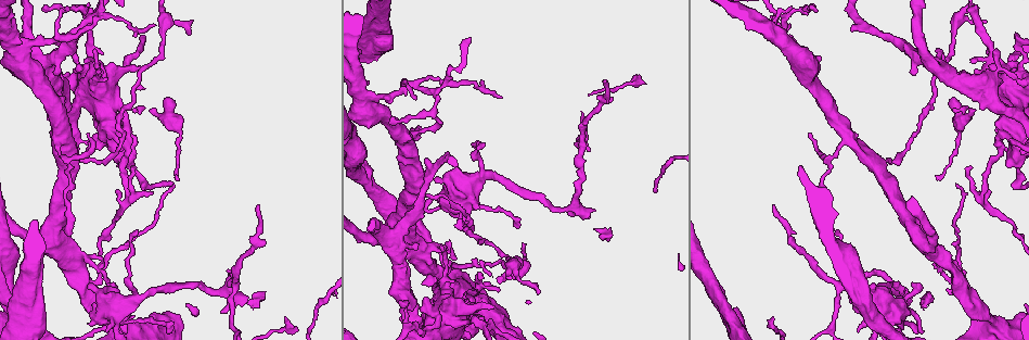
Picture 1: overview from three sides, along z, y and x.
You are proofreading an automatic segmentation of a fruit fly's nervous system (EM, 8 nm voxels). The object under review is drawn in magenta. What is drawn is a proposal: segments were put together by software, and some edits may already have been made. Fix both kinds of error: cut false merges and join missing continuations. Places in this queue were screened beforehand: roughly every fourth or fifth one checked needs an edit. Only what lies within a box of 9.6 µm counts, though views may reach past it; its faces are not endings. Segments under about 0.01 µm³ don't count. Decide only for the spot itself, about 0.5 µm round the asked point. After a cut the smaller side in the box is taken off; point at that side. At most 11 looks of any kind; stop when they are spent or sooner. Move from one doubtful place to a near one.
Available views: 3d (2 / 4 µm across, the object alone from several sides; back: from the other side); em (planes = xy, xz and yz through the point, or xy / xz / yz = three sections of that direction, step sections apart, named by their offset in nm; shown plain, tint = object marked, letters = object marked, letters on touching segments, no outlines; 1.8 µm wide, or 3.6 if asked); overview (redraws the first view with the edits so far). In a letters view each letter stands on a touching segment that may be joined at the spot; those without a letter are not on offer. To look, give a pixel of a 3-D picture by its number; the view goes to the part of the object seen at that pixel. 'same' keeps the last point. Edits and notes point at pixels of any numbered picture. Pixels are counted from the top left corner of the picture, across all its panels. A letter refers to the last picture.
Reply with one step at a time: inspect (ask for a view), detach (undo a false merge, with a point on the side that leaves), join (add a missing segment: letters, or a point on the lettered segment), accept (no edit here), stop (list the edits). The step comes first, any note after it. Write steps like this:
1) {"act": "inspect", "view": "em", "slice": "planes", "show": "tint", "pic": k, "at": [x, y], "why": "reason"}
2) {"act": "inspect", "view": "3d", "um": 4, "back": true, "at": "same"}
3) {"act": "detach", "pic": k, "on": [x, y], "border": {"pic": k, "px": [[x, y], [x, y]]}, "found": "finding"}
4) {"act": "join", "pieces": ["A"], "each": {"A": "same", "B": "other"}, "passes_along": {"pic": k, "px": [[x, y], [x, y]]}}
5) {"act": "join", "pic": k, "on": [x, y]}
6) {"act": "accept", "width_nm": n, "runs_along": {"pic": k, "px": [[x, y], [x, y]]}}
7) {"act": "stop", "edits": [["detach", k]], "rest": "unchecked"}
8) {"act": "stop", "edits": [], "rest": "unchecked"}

{"act": "inspect", "view": "3d", "um": 4, "pic": 1, "at": [88, 20], "why": "looks like a crossing"}

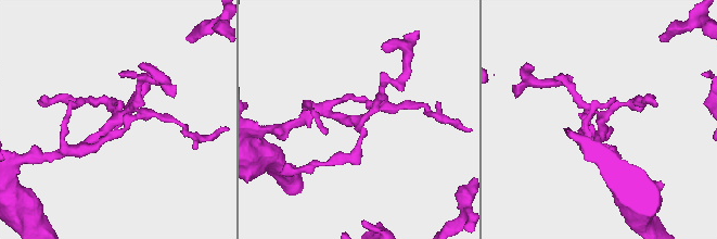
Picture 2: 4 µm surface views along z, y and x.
{"act": "inspect", "view": "em", "slice": "yz", "step": 4, "show": "tint", "pic": 2, "at": [356, 117], "why": "now the EM"}

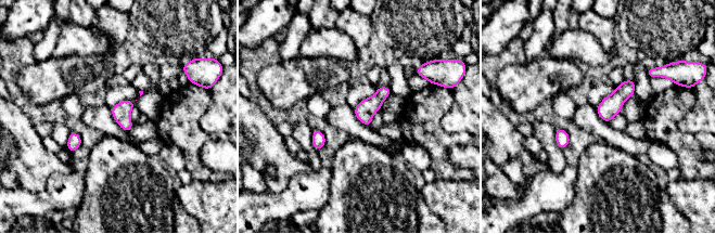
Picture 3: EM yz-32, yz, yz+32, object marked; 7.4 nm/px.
{"act": "inspect", "view": "em", "slice": "planes", "show": "letters", "at": "same", "why": "cut it another way"}

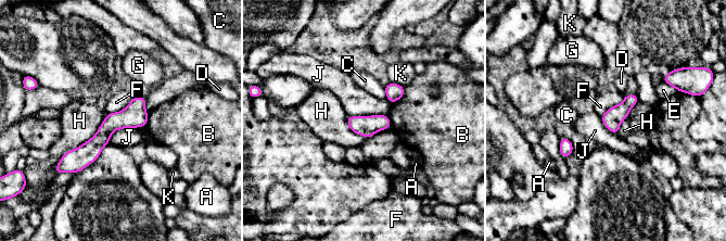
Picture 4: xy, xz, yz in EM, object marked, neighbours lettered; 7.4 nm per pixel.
{"act": "accept", "width_nm": 140, "each": {"A": "other", "B": "other", "C": "other", "D": "other", "E": "other", "F": "other", "G": "other", "H": "other", "J": "other", "K": "other"}, "runs_along": {"pic": 4, "px": [[143, 99], [79, 159], [71, 162]]}, "found": "all the same cell"}

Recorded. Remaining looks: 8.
{"act": "inspect", "view": "em", "slice": "xy", "step": 4, "show": "tint", "pic": 1, "at": [55, 72], "why": "branch stops here"}

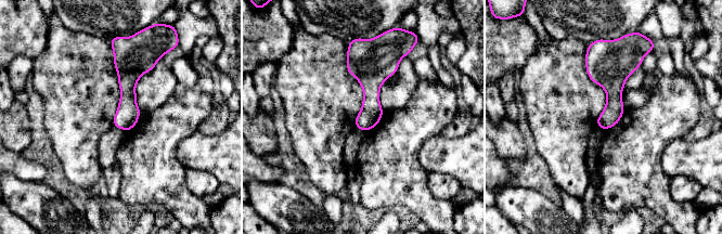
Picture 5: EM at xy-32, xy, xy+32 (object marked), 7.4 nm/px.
{"act": "inspect", "view": "em", "slice": "xy", "step": 4, "show": "letters", "at": "same"}

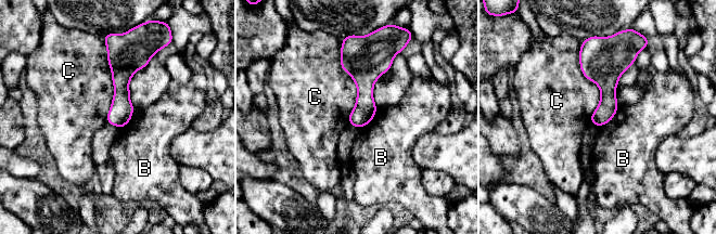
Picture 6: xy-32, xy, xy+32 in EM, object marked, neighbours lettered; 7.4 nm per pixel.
{"act": "accept", "longest_contact_nm": ["C", 600], "each": {"B": "other", "C": "other"}, "border": {"pic": 6, "px": [[342, 41], [349, 124]]}, "found": "no lettered segment goes on from it"}

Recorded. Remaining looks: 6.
{"act": "inspect", "view": "em", "um": 3.6, "slice": "planes", "show": "letters", "pic": 1, "at": [17, 50], "why": "thick turns thin"}

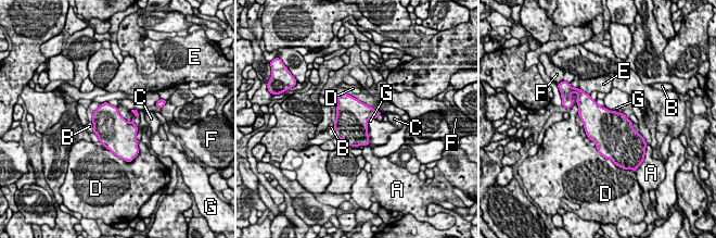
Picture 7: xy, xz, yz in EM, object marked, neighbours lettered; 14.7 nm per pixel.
{"act": "accept", "width_nm": 480, "each": {"A": "other", "B": "other", "C": "other", "D": "other", "E": "other", "F": "other", "G": "other"}, "border": {"pic": 7, "px": [[371, 116], [368, 120], [370, 143]]}, "found": "continuous, no second cell"}

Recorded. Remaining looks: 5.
{"act": "inspect", "view": "3d", "um": 4, "pic": 1, "at": [483, 171], "why": "thin arm on a thick one"}

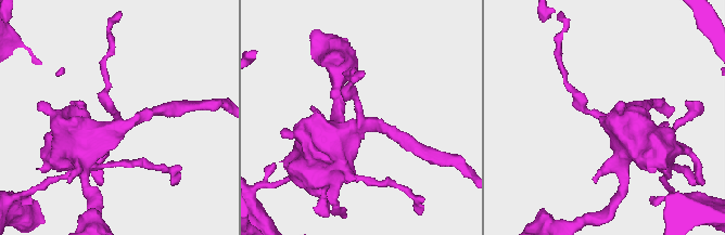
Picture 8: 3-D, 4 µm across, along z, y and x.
{"act": "inspect", "view": "em", "slice": "yz", "step": 16, "show": "letters", "pic": 8, "at": [360, 122], "arms": 3}

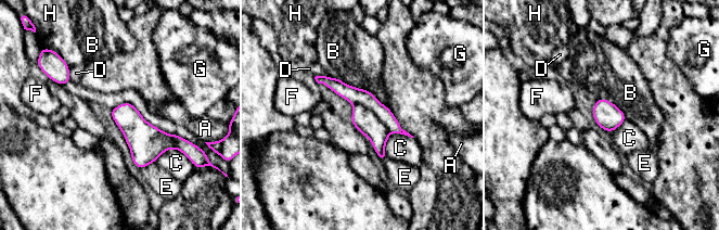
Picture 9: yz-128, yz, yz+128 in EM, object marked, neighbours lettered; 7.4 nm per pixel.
{"act": "inspect", "view": "em", "slice": "planes", "show": "letters", "at": "same"}

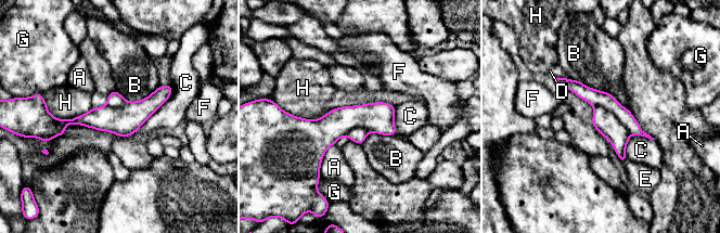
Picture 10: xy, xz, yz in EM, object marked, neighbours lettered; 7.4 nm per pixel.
{"act": "detach", "pic": 10, "on": [605, 121], "width_nm": 240, "each": {"A": "other", "B": "other", "C": "other", "D": "other", "E": "other", "F": "other", "G": "other", "H": "other"}, "border": {"pic": 10, "px": [[594, 106], [609, 109], [630, 133]]}, "found": "a second cell is stuck on"}

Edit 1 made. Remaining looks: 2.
{"act": "stop", "edits": [["detach", 10]], "rest": "unchecked"}

